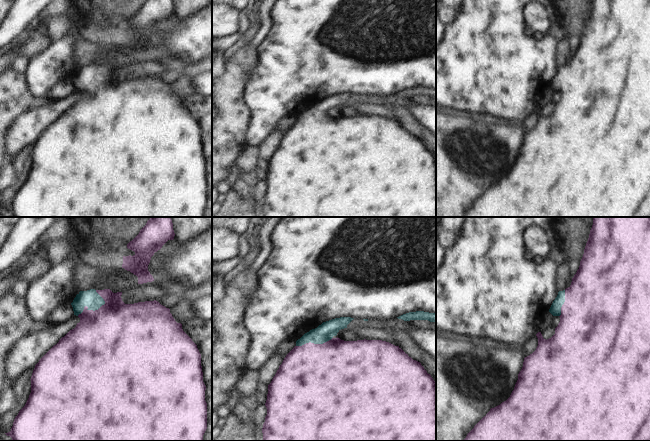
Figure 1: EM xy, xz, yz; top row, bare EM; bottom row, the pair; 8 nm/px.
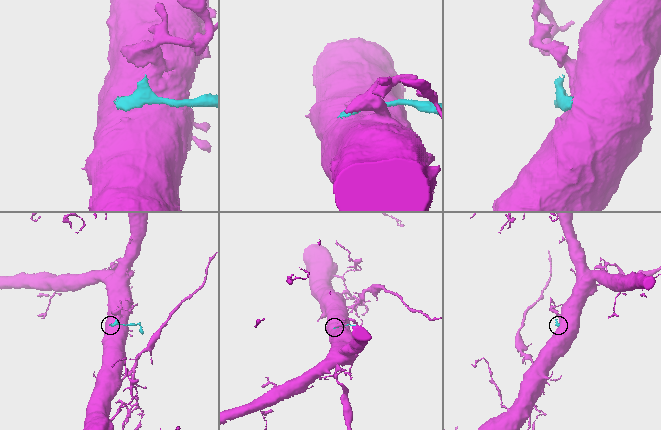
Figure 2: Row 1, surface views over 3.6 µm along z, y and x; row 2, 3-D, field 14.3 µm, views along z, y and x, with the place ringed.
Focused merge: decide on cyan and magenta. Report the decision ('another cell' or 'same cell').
same cell

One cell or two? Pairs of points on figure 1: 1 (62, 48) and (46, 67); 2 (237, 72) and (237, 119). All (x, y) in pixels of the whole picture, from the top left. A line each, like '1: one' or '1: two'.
1: one
2: one

